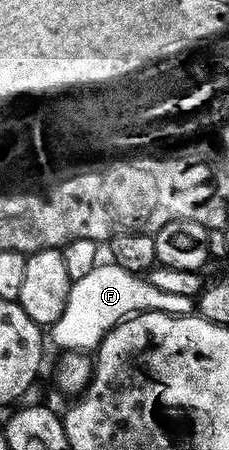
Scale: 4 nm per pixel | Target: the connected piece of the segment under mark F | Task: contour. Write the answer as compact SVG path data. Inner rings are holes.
M114 261L101 262L84 277L72 281L69 299L62 316L50 325L49 338L62 351L94 351L121 321L138 312L163 312L171 315L190 315L195 308L192 297L167 294L157 290L148 279L140 278L117 266Z

